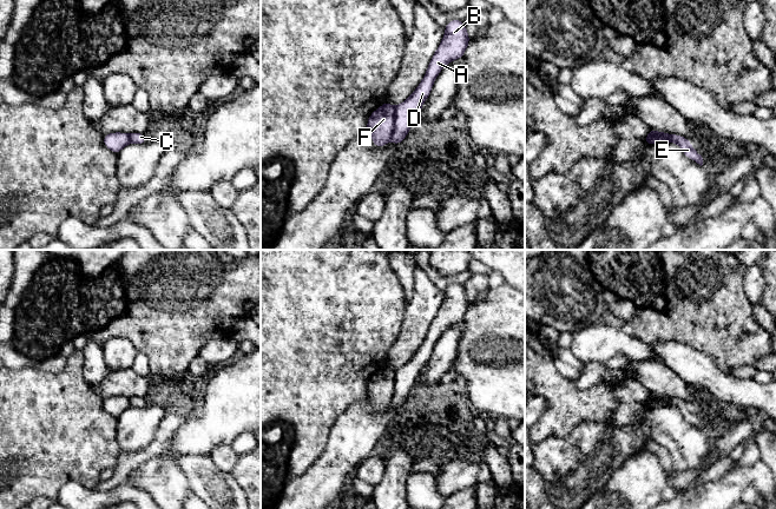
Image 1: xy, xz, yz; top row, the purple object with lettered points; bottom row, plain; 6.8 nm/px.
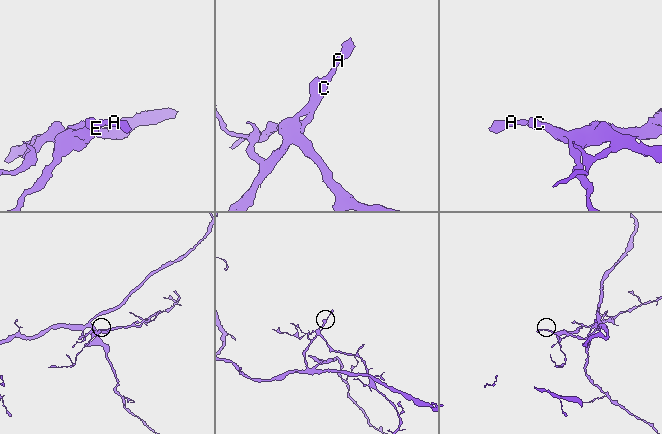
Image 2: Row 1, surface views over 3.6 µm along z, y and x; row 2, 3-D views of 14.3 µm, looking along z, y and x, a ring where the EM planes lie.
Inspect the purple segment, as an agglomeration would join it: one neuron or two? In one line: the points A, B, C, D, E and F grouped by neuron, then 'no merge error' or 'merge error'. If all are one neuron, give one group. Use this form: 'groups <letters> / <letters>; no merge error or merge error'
groups A B C D E / F; merge error

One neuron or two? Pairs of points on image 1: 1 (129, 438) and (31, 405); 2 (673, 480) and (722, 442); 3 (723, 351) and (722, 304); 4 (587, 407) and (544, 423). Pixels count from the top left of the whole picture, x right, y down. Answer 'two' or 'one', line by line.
1: two
2: one
3: one
4: one

